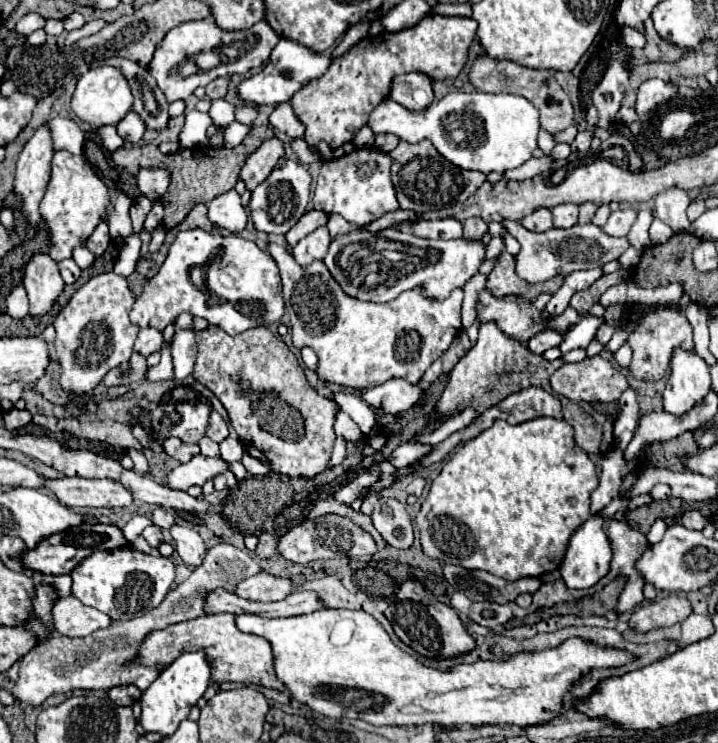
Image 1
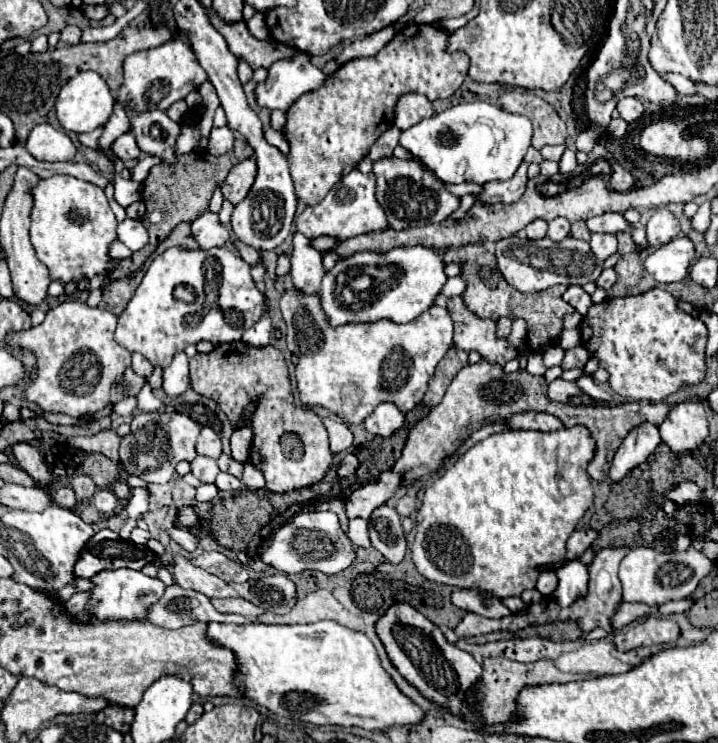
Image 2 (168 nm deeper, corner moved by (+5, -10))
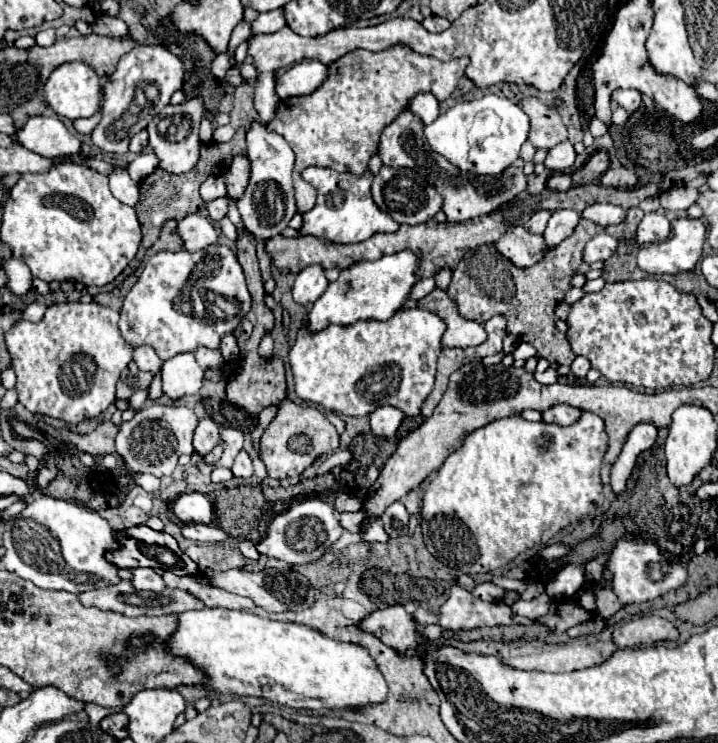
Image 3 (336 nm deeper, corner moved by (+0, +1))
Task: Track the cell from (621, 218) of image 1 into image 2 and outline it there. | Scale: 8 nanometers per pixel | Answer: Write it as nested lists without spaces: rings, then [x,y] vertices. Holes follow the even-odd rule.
[[[593,233],[589,247],[597,259],[605,261],[607,257],[611,257],[617,251],[617,237],[609,235],[609,233]]]

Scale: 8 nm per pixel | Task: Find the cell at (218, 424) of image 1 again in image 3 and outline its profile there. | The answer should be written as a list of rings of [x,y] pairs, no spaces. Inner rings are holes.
[[[202,418],[194,432],[194,448],[198,454],[210,452],[220,442],[220,426],[212,418]]]

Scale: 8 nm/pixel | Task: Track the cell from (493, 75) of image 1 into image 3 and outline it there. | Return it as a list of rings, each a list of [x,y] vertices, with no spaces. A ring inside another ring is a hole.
[[[526,96],[520,102],[522,110],[530,116],[530,136],[528,140],[536,148],[552,148],[566,140],[566,126],[562,116],[536,96]]]

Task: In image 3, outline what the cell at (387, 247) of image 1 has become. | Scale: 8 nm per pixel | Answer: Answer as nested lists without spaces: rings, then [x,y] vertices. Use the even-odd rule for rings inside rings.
[[[402,250],[392,256],[382,256],[380,260],[360,260],[348,268],[340,270],[338,280],[330,282],[326,292],[314,302],[308,312],[310,328],[322,330],[328,324],[354,324],[358,320],[388,320],[398,312],[408,300],[410,290],[418,282],[418,268],[422,264],[422,254]]]

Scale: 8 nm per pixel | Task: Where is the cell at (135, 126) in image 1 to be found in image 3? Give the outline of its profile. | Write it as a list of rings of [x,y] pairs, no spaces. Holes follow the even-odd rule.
[[[142,130],[142,132],[138,132],[132,140],[130,140],[130,152],[142,152],[144,148],[148,146],[148,132],[146,130]]]

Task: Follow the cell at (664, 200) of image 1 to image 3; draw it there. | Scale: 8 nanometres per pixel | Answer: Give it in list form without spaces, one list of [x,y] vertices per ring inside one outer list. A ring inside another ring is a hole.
[[[656,210],[642,218],[642,222],[638,226],[636,244],[644,246],[644,244],[652,244],[652,242],[662,242],[662,240],[666,240],[668,234],[670,234],[670,220],[664,216],[662,210]]]

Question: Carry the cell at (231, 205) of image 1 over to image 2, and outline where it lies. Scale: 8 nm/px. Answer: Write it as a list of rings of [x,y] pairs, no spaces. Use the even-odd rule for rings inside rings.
[[[207,211],[191,223],[191,235],[199,243],[199,249],[209,251],[213,247],[221,247],[229,241],[229,231],[219,223],[217,215]]]

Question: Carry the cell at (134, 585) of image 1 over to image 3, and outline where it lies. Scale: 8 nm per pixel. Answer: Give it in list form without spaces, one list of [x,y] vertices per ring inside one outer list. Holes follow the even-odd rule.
[[[132,568],[132,586],[136,590],[152,590],[152,592],[160,592],[164,588],[164,580],[160,574],[156,574],[152,568]]]

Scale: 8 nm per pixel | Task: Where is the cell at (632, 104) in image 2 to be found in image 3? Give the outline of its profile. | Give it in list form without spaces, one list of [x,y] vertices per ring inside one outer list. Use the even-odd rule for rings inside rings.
[[[616,90],[616,92],[612,94],[612,98],[614,98],[614,102],[616,102],[618,106],[622,106],[628,114],[632,114],[632,112],[640,106],[640,102],[642,102],[642,94],[640,94],[638,90]]]

